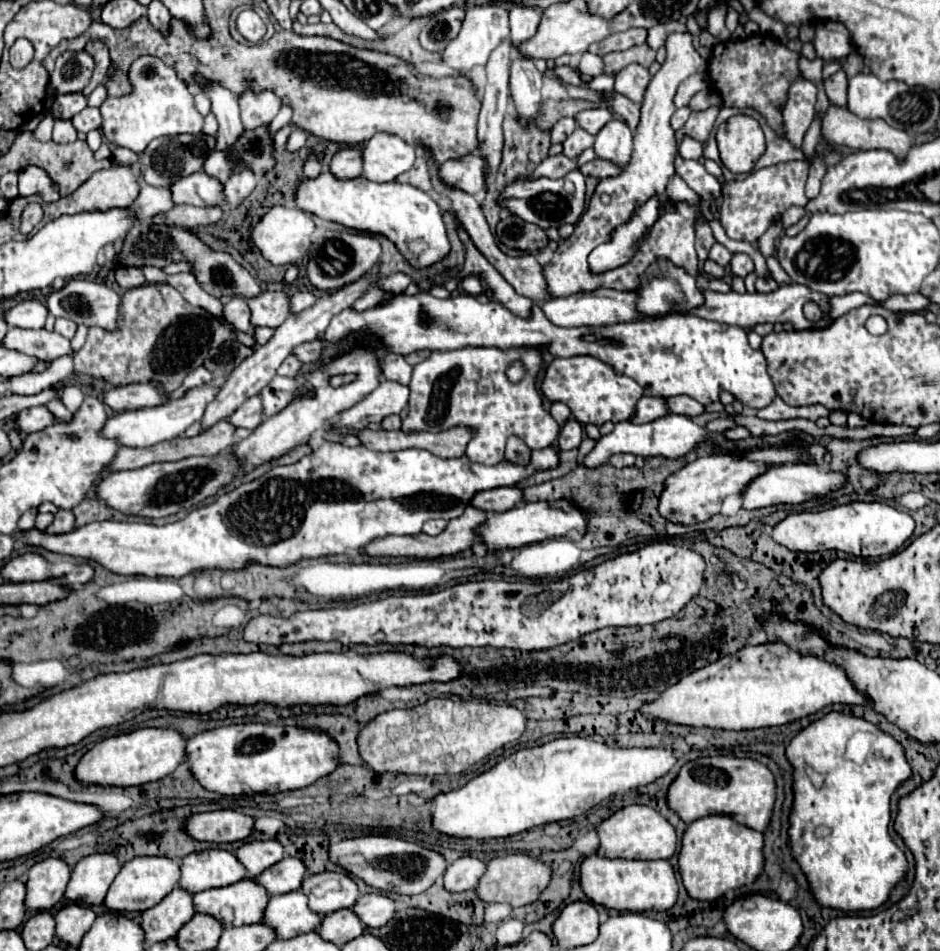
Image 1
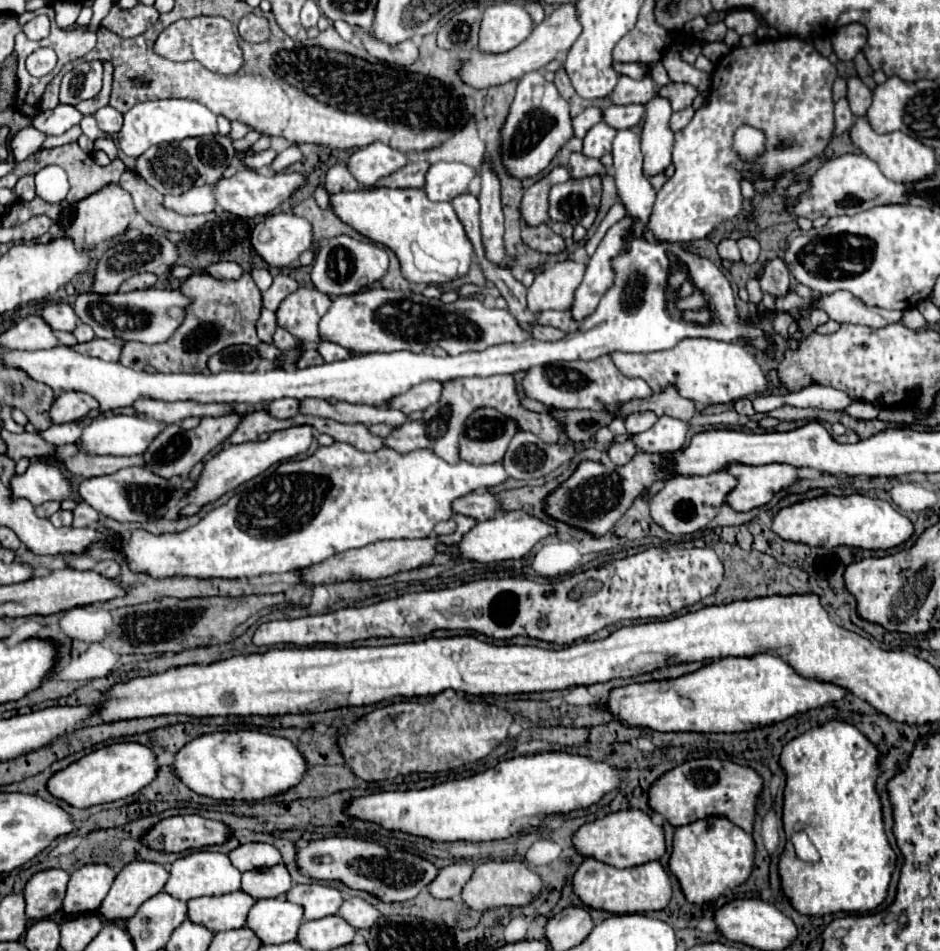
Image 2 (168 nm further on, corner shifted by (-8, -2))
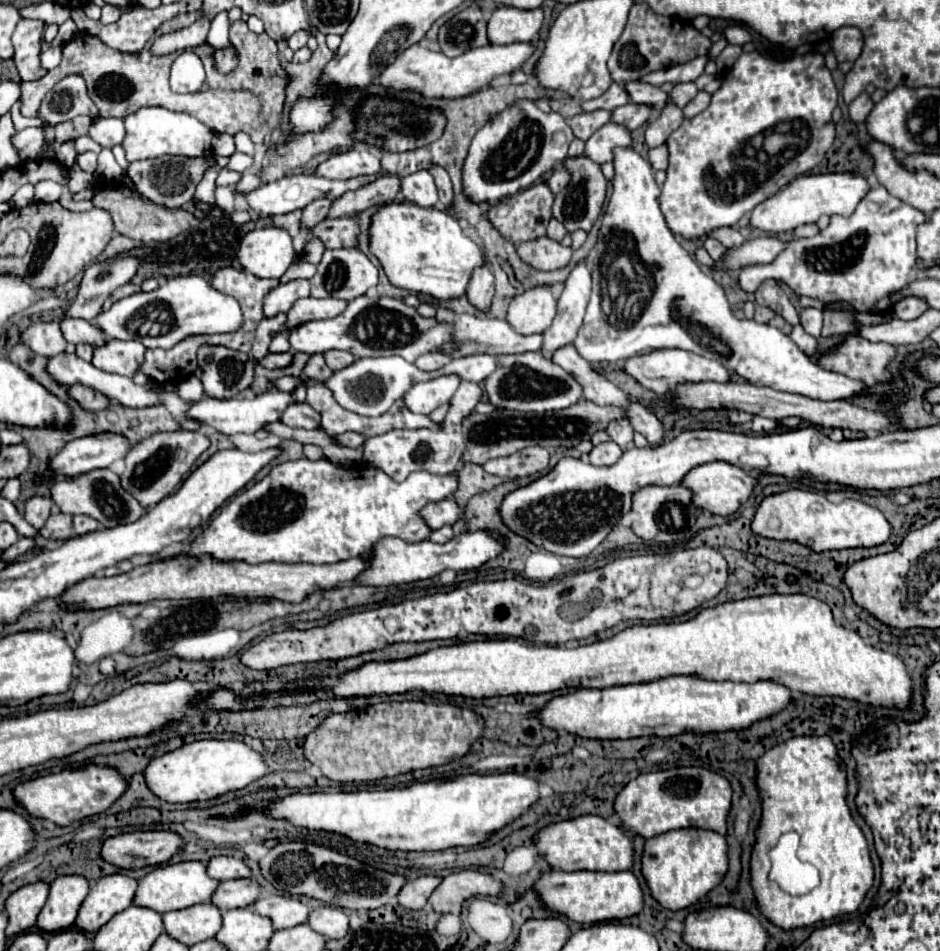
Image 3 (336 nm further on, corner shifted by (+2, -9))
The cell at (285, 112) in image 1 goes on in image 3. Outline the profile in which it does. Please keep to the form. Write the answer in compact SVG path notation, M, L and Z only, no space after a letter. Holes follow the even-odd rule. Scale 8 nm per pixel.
M235 152L231 158L229 158L229 164L225 166L227 170L235 170L235 172L241 172L245 170L245 166L251 166L253 164L253 158L247 156L247 154L241 154L241 152Z

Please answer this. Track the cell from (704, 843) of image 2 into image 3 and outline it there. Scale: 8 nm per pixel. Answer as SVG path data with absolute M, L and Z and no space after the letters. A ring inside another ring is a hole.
M683 828L669 830L645 840L641 856L641 872L651 896L669 910L681 910L701 900L709 890L719 886L727 872L727 842L725 836L701 830Z

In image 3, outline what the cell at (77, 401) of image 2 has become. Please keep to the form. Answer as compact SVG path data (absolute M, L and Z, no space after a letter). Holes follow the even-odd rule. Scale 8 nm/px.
M73 384L71 386L71 396L87 410L91 412L97 412L97 410L105 410L109 404L111 404L111 398L93 390L91 386L83 386L83 384Z

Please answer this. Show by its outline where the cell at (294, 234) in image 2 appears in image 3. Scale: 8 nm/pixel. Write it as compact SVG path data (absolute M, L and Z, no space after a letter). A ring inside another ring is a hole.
M269 226L245 234L237 258L243 270L257 278L281 278L297 256L293 254L291 236Z

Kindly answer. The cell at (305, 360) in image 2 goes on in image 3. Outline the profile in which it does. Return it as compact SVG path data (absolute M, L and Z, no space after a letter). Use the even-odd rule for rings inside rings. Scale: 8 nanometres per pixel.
M315 354L309 358L309 362L305 366L305 376L311 380L317 380L317 382L325 382L327 378L333 376L333 370L325 364L323 354Z

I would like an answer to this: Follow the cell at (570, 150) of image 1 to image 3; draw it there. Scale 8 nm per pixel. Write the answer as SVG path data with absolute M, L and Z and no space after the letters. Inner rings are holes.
M609 122L597 130L585 144L585 156L597 164L613 162L613 148L631 148L633 138L629 128Z

